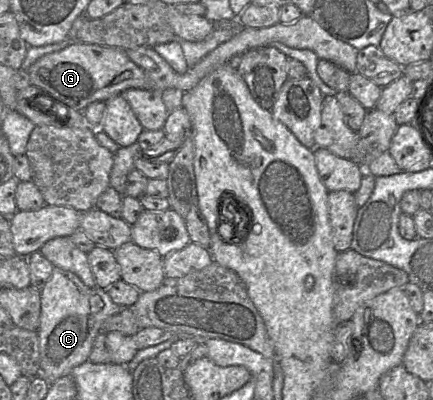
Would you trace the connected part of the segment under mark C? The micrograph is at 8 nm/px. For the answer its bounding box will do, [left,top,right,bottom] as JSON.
[38,267,129,384]

